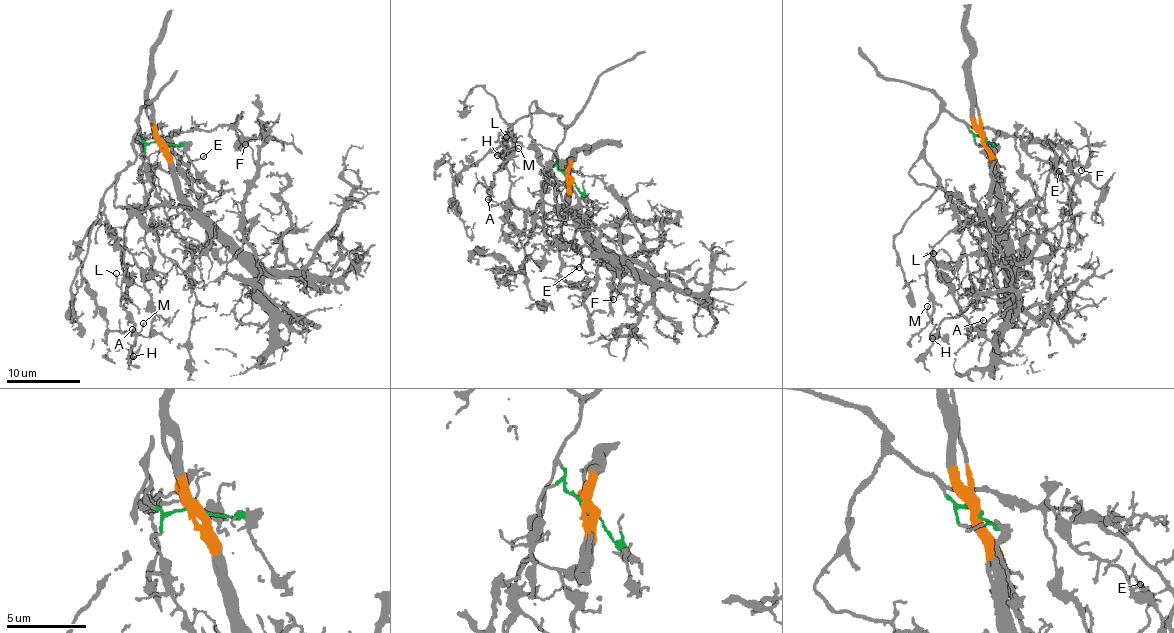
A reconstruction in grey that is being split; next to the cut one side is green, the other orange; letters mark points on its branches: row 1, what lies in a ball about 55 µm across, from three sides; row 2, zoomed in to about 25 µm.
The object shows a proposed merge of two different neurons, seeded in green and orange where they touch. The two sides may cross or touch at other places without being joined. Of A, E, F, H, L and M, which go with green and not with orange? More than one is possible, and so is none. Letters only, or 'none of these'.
A, E, F, H, L, M

